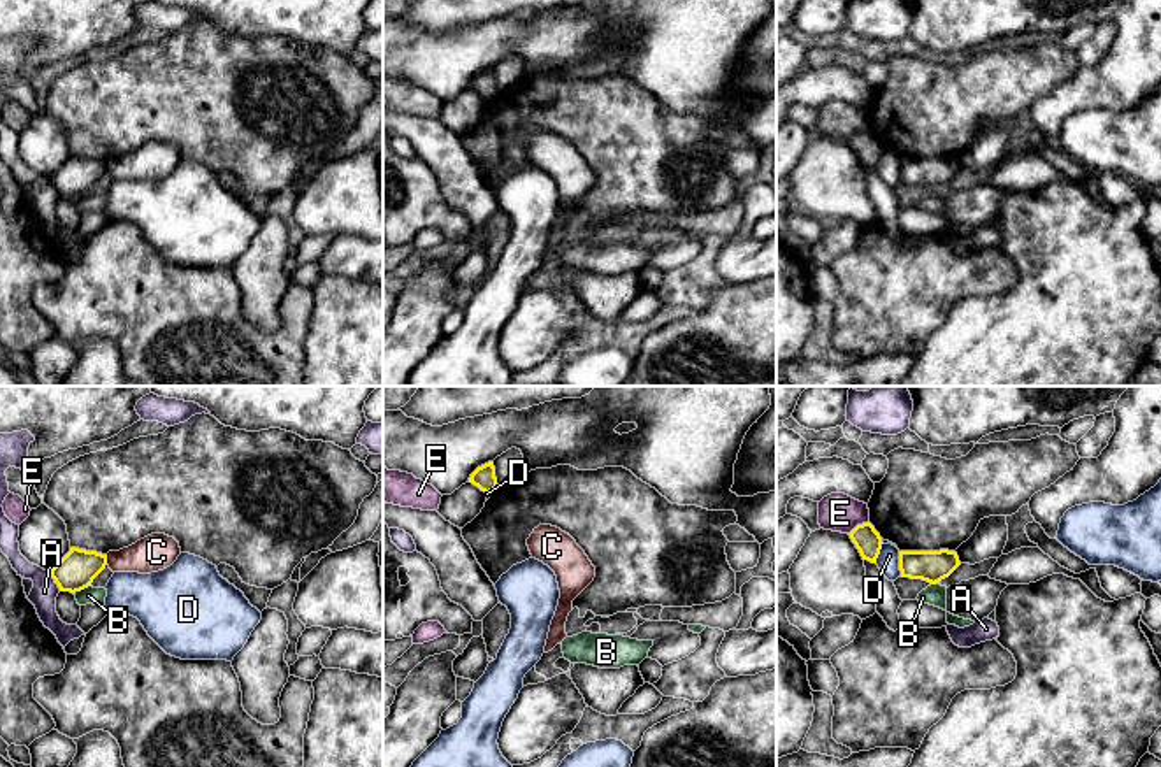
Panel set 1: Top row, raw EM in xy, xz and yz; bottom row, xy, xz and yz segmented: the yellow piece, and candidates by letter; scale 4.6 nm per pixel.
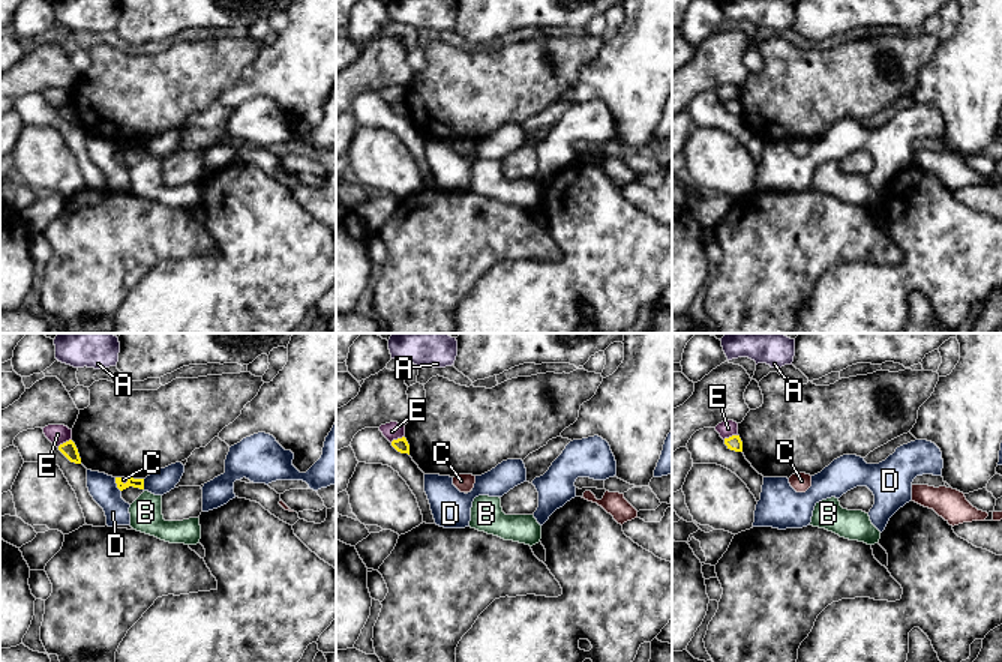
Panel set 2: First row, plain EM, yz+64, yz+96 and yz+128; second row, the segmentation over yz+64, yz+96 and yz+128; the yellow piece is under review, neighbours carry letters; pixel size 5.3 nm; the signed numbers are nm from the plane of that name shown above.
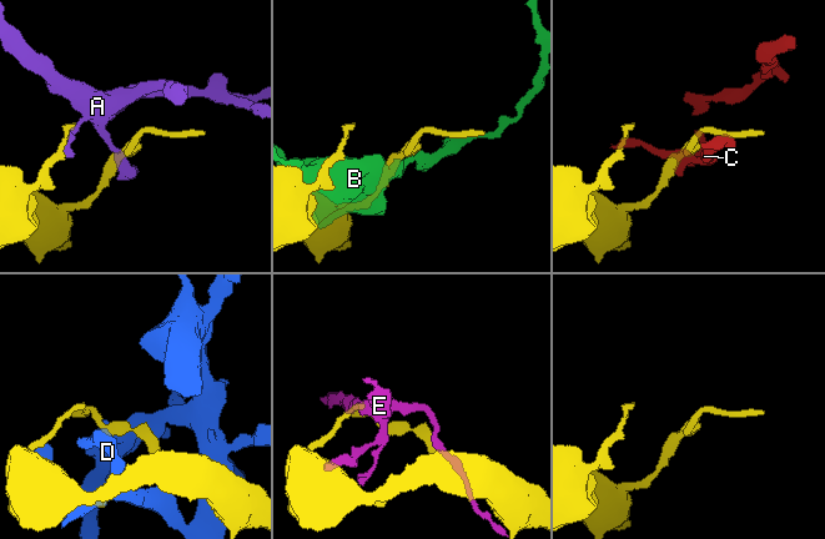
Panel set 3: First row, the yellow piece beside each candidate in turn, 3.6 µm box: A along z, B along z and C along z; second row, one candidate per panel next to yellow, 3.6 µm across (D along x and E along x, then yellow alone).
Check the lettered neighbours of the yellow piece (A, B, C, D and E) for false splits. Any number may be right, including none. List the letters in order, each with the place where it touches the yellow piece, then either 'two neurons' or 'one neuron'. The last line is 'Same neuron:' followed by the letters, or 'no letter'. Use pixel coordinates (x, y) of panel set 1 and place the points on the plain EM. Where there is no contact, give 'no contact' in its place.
A: contact xy (55, 188); two neurons
B: contact xy (81, 195); two neurons
C: contact xy (106, 167); two neurons
D: contact yz (900, 171); two neurons
E: contact yz (858, 132); two neurons
Same neuron: no letter

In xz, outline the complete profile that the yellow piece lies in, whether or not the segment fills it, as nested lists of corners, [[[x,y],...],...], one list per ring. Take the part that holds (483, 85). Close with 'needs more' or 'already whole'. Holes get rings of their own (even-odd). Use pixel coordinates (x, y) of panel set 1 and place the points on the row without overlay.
[[[488,68],[488,70],[478,74],[471,81],[469,90],[472,90],[474,93],[478,93],[485,100],[494,98],[499,93],[497,91],[497,84],[495,84],[494,68]]]; already whole

